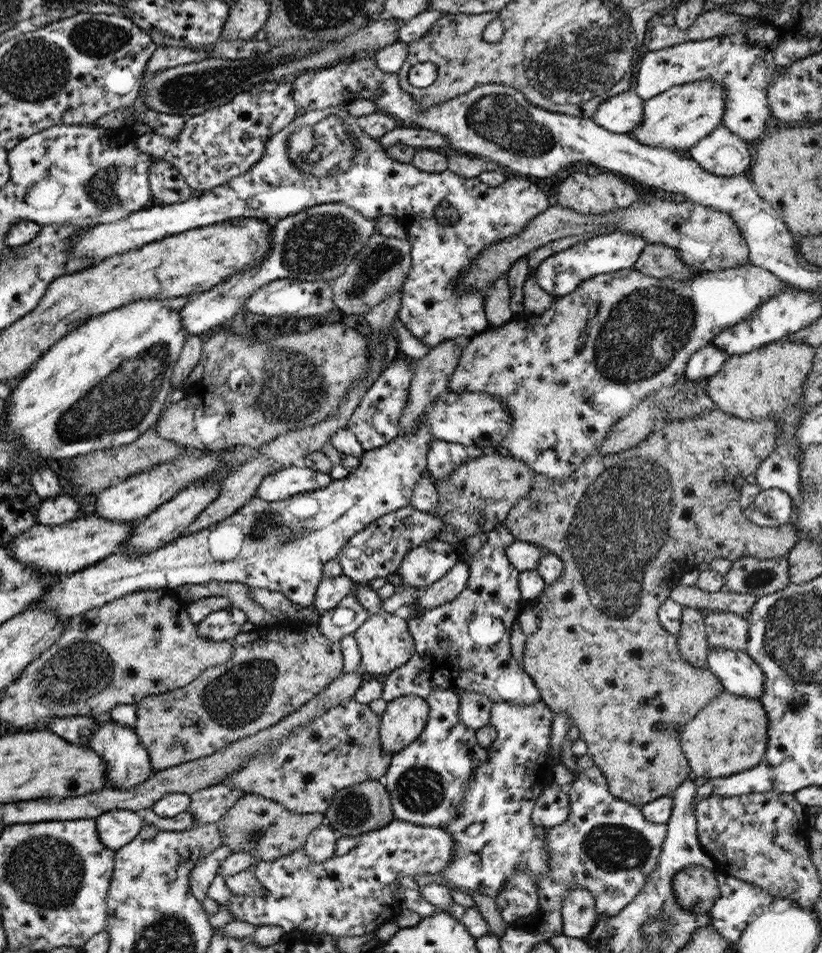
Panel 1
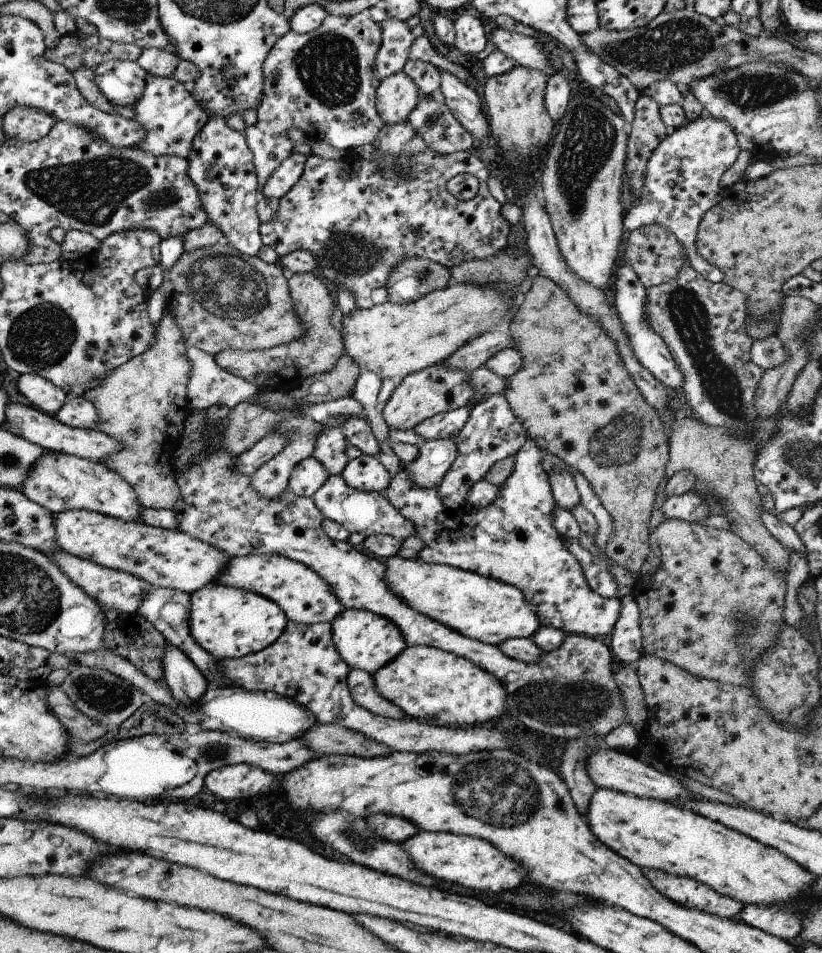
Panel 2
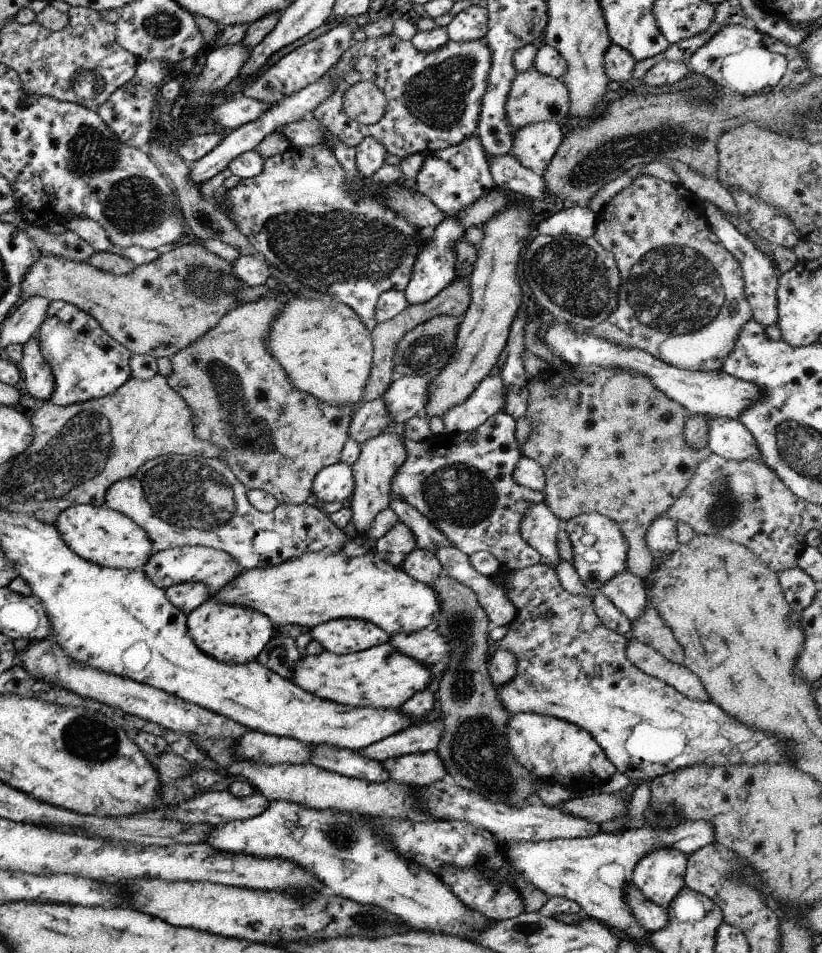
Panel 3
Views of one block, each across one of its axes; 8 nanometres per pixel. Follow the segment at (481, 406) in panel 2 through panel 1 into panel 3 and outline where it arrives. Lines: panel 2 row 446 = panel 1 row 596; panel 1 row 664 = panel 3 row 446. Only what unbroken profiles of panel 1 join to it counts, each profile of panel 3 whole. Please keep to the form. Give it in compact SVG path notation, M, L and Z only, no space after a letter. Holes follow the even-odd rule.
M499 411L471 432L432 434L419 442L403 438L400 441L405 449L405 460L395 471L390 484L393 497L416 508L417 512L423 514L442 535L445 535L453 547L466 555L477 551L488 552L499 561L505 572L541 562L539 553L524 542L518 531L524 512L529 506L543 501L544 492L531 490L513 480L512 472L517 466L517 461L523 457L514 437L514 424L515 419L510 414Z

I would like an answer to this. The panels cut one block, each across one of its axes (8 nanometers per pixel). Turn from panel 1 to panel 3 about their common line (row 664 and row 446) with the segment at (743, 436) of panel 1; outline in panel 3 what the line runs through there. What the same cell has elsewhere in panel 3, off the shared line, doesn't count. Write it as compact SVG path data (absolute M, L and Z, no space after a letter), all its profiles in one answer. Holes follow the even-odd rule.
M561 364L553 368L545 368L541 374L527 379L526 390L528 392L525 416L530 422L530 431L527 440L520 446L522 456L534 460L544 472L545 482L542 488L544 492L544 503L547 508L556 516L559 522L563 523L583 513L599 513L614 520L624 536L627 545L626 571L632 575L645 580L653 568L654 560L647 552L645 546L645 533L656 516L665 514L666 510L677 500L681 491L689 484L693 476L694 468L706 455L706 451L698 451L688 446L685 442L683 429L687 420L688 412L673 399L670 399L664 392L657 390L654 384L645 375L637 374L635 371L623 370L617 367L600 367L597 365Z

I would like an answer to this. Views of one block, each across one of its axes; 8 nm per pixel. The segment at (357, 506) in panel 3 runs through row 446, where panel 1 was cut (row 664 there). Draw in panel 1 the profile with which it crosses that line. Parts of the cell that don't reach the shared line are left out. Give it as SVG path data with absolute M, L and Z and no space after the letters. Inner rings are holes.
M379 611L371 614L359 626L352 637L360 654L360 670L365 678L384 678L396 668L403 666L414 651L414 644L409 631L407 631L407 619L404 615L393 612Z

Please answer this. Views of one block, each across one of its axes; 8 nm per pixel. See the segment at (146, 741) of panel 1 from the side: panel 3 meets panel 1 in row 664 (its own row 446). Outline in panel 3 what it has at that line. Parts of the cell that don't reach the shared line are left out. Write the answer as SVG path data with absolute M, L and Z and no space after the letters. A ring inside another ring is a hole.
M283 289L279 292L269 290L268 293L257 302L235 306L235 308L227 311L200 339L195 339L192 343L181 348L180 351L175 351L171 356L168 356L172 371L166 376L167 386L172 388L188 406L190 410L190 423L192 424L192 433L199 439L205 442L210 442L212 445L217 445L224 451L224 460L231 469L233 476L241 482L246 490L258 488L271 494L278 504L301 504L311 501L310 488L313 477L323 467L339 462L340 452L343 444L348 439L347 429L351 415L357 408L355 405L346 405L345 407L337 407L336 405L328 405L314 396L294 389L287 380L283 369L277 364L277 361L268 353L268 330L273 319L276 319L276 314L281 307L287 302L290 295Z

